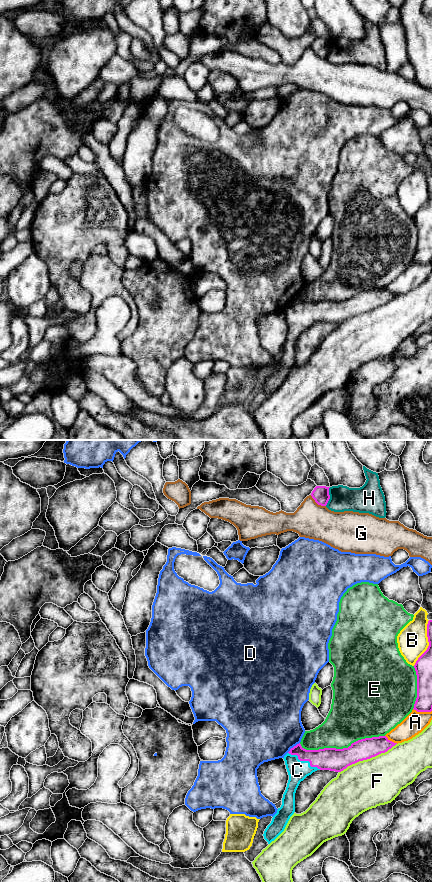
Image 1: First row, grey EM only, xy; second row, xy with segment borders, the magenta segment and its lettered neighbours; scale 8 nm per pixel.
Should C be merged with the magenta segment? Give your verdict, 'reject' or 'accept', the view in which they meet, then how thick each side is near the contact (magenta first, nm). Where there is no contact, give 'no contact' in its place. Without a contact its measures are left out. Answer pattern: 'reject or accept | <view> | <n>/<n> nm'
accept | xy | 180/160 nm

